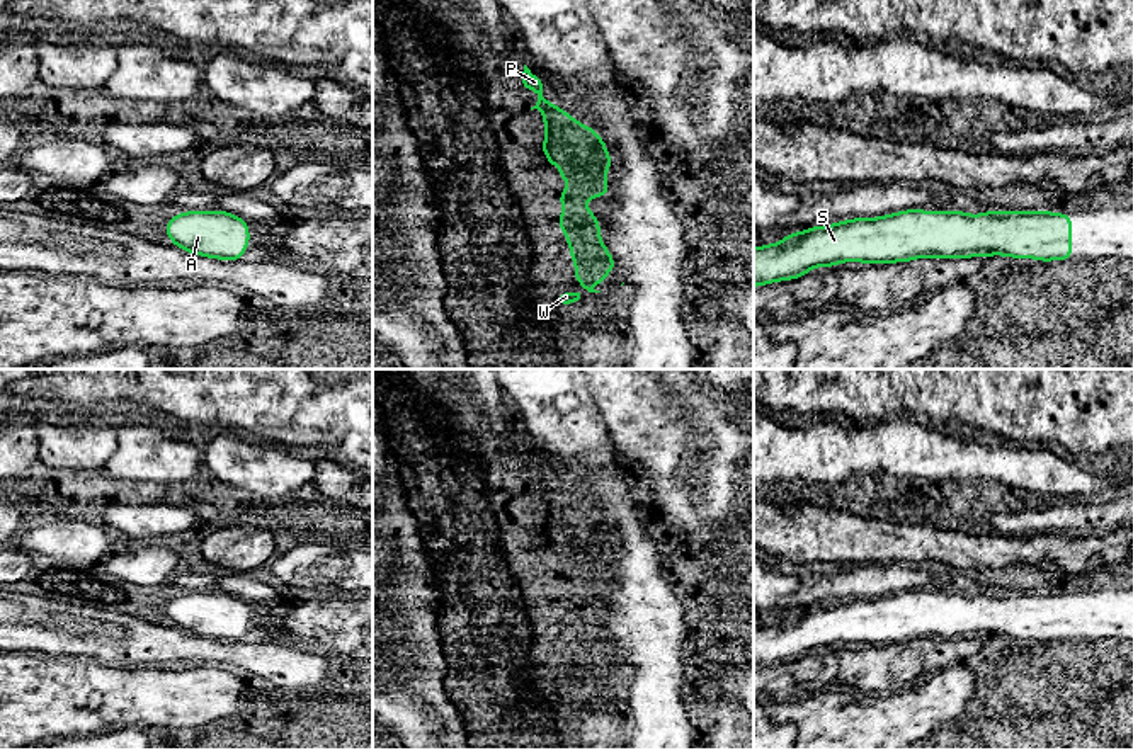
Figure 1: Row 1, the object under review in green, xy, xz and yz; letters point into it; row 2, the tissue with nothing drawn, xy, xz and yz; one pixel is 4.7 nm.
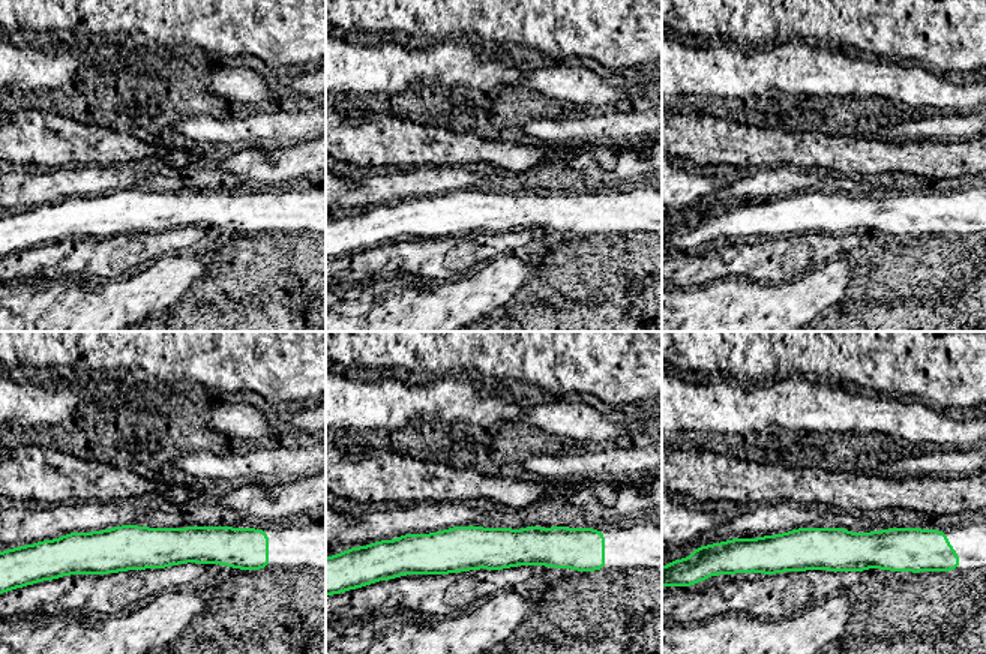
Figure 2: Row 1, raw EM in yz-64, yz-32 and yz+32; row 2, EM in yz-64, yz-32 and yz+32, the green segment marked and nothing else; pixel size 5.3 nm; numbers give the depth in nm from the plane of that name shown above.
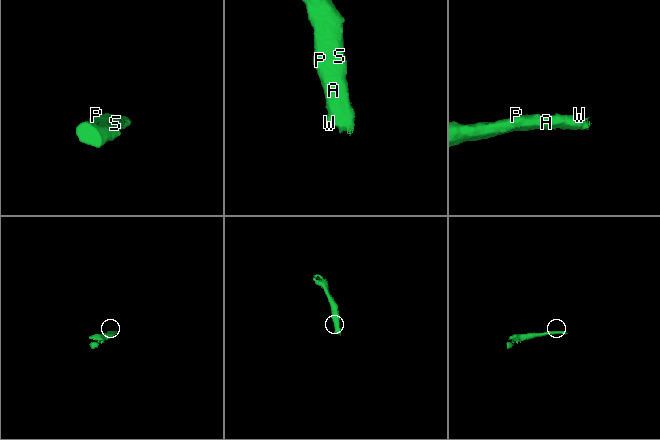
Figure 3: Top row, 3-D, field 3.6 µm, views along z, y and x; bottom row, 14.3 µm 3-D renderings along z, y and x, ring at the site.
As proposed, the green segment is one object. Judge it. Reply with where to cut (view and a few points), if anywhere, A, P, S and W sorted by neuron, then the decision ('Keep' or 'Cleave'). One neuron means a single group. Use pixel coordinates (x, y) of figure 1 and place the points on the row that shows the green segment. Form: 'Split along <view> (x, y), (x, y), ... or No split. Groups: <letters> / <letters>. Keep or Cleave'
No split. Groups: A P S W. Keep

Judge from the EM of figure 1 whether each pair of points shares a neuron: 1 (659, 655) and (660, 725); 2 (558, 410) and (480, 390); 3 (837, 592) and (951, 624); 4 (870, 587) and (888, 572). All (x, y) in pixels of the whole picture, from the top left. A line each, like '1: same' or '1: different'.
1: same
2: different
3: different
4: same

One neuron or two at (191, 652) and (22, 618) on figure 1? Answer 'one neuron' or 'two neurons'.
one neuron

